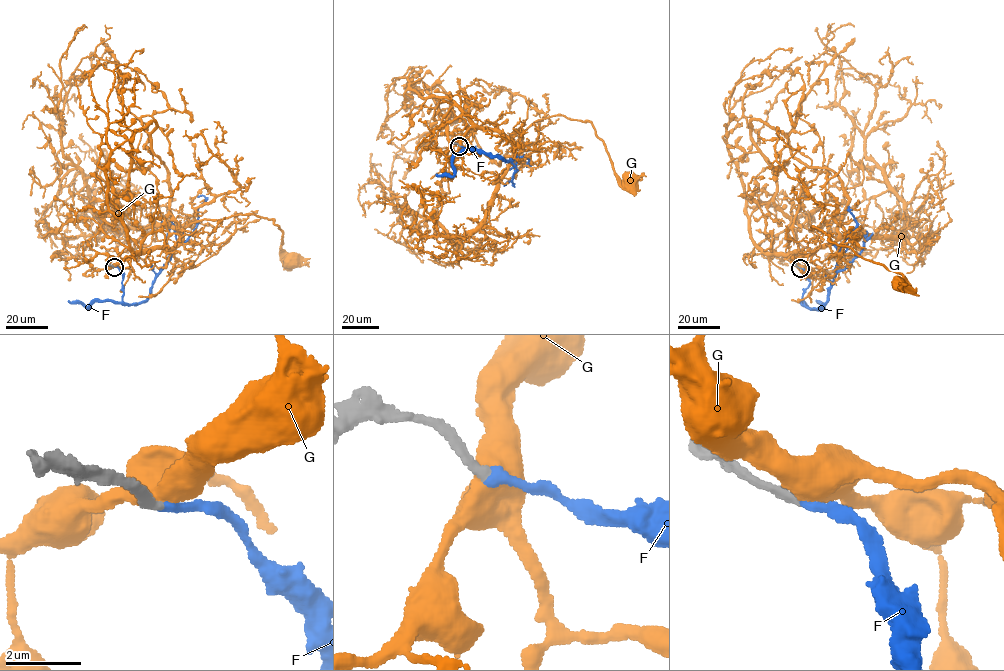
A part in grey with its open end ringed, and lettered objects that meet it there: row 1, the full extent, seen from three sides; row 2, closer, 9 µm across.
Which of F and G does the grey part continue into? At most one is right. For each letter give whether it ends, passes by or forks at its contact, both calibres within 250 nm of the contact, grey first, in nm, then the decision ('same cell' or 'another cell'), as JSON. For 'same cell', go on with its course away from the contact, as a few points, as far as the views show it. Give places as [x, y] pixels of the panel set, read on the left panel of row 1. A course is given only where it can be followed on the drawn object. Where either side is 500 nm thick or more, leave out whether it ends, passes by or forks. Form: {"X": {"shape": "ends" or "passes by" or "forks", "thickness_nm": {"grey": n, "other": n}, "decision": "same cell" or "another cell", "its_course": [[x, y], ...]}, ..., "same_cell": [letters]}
{"F": {"shape": "ends", "thickness_nm": {"grey": 240, "other": 280}, "decision": "same cell", "its_course": [[114, 267], [123, 276], [124, 303], [146, 300], [167, 258], [193, 232], [197, 210], [206, 199], [198, 197]]}, "G": {"thickness_nm": {"grey": 260, "other": 750}, "decision": "another cell"}, "same_cell": ["F"]}

